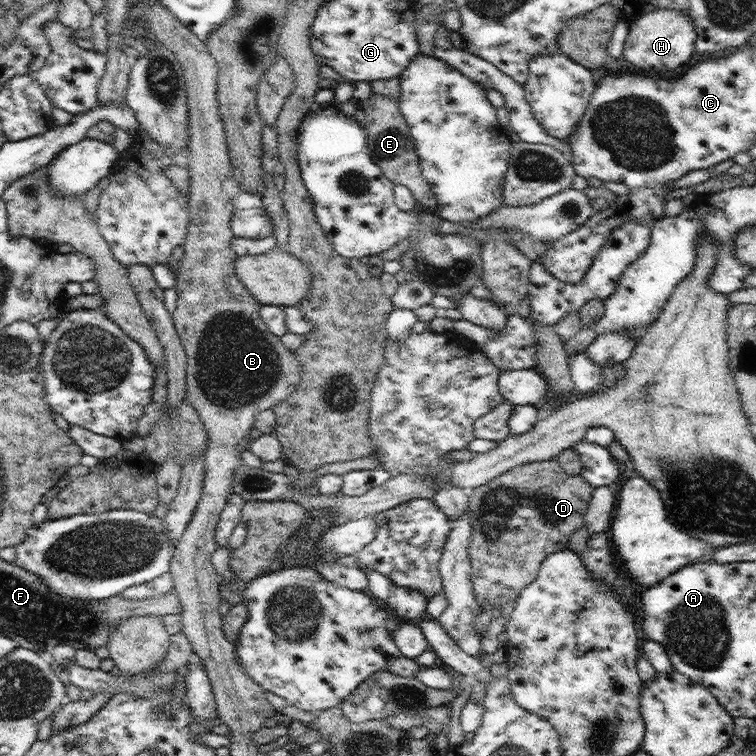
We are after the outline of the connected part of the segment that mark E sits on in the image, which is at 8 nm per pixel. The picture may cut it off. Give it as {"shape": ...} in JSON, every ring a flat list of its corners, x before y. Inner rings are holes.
{"shape":[[372,93,368,100,357,102,356,114,353,118,365,128,368,136,367,152,374,164,381,168,384,176,394,185,402,184,409,188,418,205,428,209,439,209,440,205,432,187,422,176,417,149,408,132,408,123,406,124,400,113,398,99]]}

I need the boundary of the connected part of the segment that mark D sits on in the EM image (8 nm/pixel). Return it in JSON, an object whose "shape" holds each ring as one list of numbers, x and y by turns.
{"shape":[[554,458,547,461,534,461,531,463,518,465,509,471,502,473,493,481,487,482,482,486,468,491,468,512,470,512,472,537,470,537,470,543,468,543,467,550,471,561,473,588,480,608,483,608,485,603,491,604,491,609,496,607,503,608,507,606,508,602,512,601,512,599,516,600,518,596,538,577,538,571,540,571,542,562,546,556,549,556,550,553,568,550,568,546,570,545,570,535,578,528,584,526,584,514,586,514,588,505,590,504,593,490,594,488,590,486,590,484,588,484,579,474,566,474,565,470,562,466,560,466,560,462]]}

